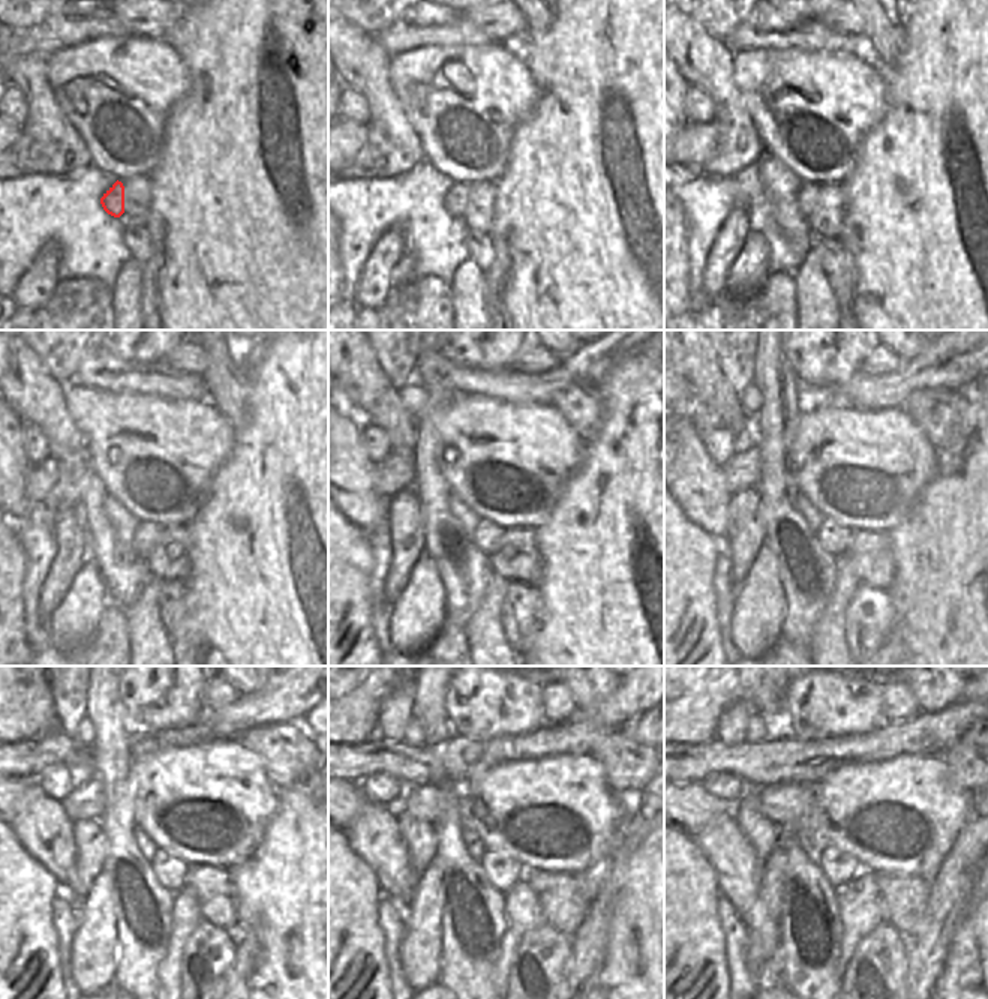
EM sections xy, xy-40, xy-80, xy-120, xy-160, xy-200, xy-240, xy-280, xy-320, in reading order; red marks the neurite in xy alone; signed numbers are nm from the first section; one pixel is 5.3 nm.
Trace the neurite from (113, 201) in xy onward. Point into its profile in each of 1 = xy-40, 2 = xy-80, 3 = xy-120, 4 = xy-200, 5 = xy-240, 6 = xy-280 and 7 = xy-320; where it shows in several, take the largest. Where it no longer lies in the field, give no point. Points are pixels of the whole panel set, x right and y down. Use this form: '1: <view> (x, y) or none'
1: xy-40 (455, 200)
2: xy-80 (808, 194)
3: xy-120 (147, 533)
4: xy-200 (834, 539)
5: xy-240 (170, 872)
6: xy-280 (502, 872)
7: xy-320 (838, 867)

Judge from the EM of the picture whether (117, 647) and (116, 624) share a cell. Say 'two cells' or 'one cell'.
one cell

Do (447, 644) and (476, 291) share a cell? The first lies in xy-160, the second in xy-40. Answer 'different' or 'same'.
different

